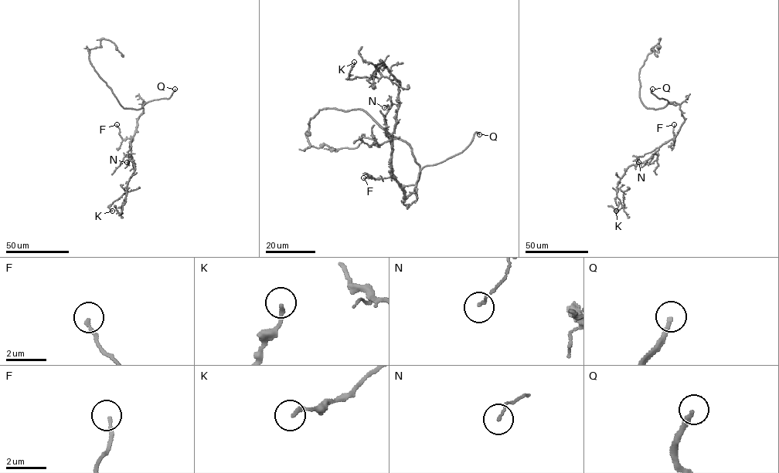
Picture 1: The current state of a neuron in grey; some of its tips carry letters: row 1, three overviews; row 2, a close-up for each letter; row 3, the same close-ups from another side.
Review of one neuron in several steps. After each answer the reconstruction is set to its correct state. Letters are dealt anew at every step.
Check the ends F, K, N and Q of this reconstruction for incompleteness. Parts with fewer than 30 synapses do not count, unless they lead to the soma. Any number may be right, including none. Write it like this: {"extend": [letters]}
{"extend": ["Q"]}

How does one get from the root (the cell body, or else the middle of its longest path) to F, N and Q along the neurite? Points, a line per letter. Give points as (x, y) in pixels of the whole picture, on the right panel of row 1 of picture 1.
F: (670, 103), (675, 102), (679, 106), (685, 119), (675, 139), (674, 124)
N: (670, 103), (675, 102), (679, 106), (684, 123), (674, 138), (638, 157), (638, 162)
Q: (670, 103), (658, 98), (651, 92), (652, 89)

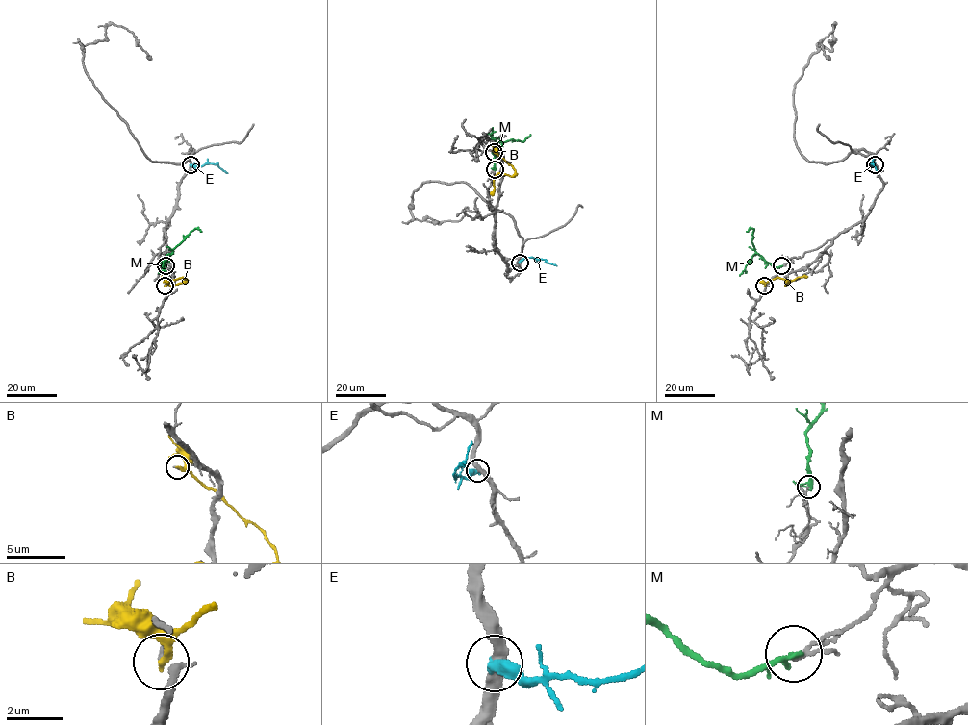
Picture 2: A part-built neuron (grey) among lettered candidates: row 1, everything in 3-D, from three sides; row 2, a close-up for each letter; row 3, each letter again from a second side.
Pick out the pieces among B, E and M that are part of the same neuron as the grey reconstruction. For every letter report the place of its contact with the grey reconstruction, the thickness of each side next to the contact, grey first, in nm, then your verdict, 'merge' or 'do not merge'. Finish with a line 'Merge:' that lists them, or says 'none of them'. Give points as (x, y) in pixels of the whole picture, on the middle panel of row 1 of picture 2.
B: (494, 152) | 190/240 nm | do not merge
E: (520, 262) | 380/440 nm | do not merge
M: (495, 169) | 80/190 nm | do not merge
Merge: none of them

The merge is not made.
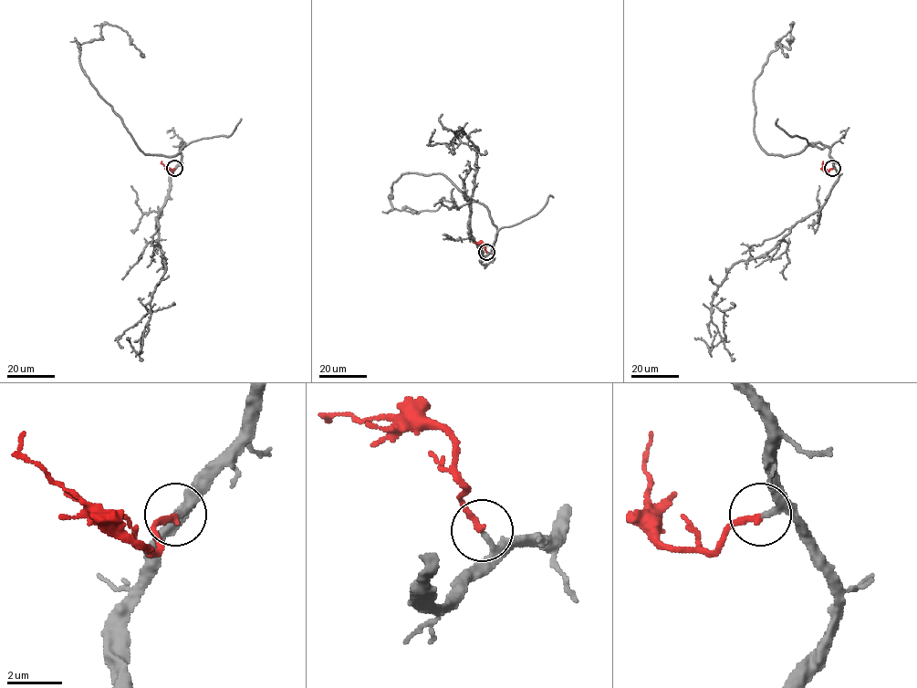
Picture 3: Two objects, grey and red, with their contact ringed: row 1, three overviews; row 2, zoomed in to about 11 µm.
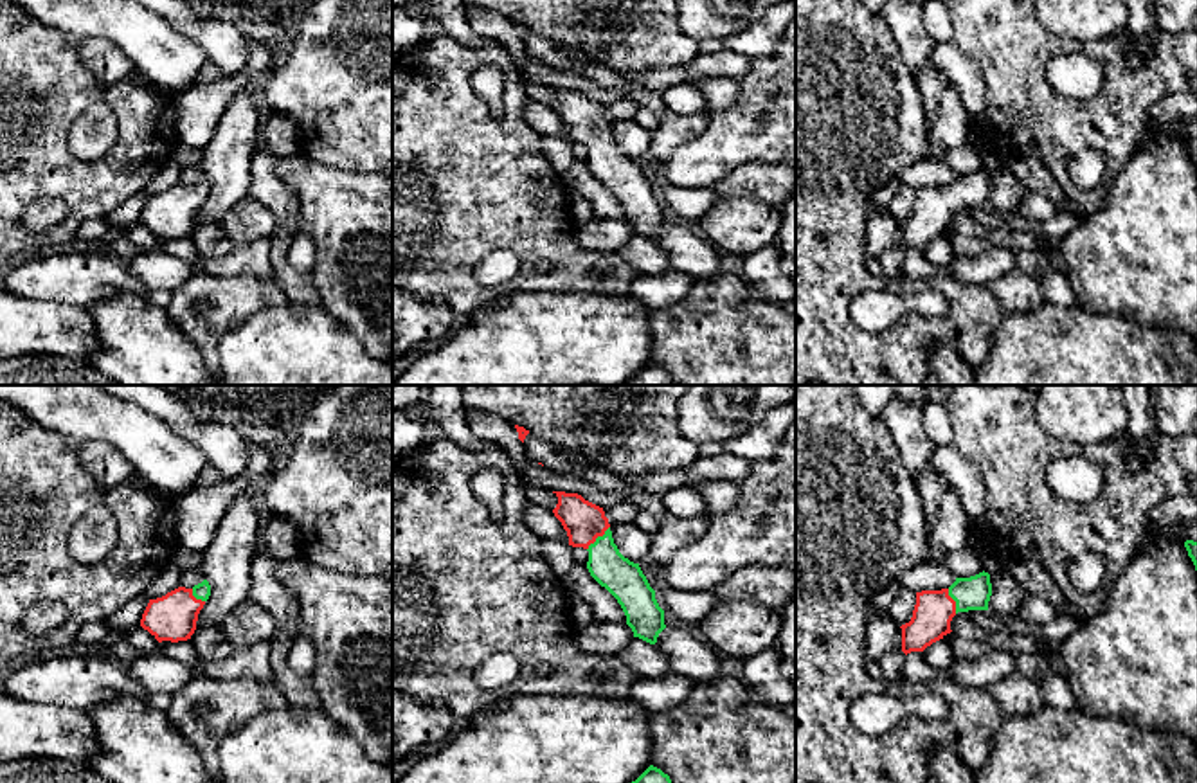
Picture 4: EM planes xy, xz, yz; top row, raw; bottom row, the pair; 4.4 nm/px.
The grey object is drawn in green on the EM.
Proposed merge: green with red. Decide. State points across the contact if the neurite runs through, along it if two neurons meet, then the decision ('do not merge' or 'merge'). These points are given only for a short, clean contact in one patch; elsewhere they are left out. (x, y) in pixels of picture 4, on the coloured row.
way xz (623, 578), (603, 558), (598, 537), (584, 521); merge

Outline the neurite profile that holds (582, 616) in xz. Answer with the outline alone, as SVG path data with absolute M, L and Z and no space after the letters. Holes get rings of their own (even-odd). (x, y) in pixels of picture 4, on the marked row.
M565 589L565 596L567 596L569 612L576 630L590 626L596 621L596 617L590 607L587 605L587 601L583 601L581 598L578 598L574 592L567 589Z

